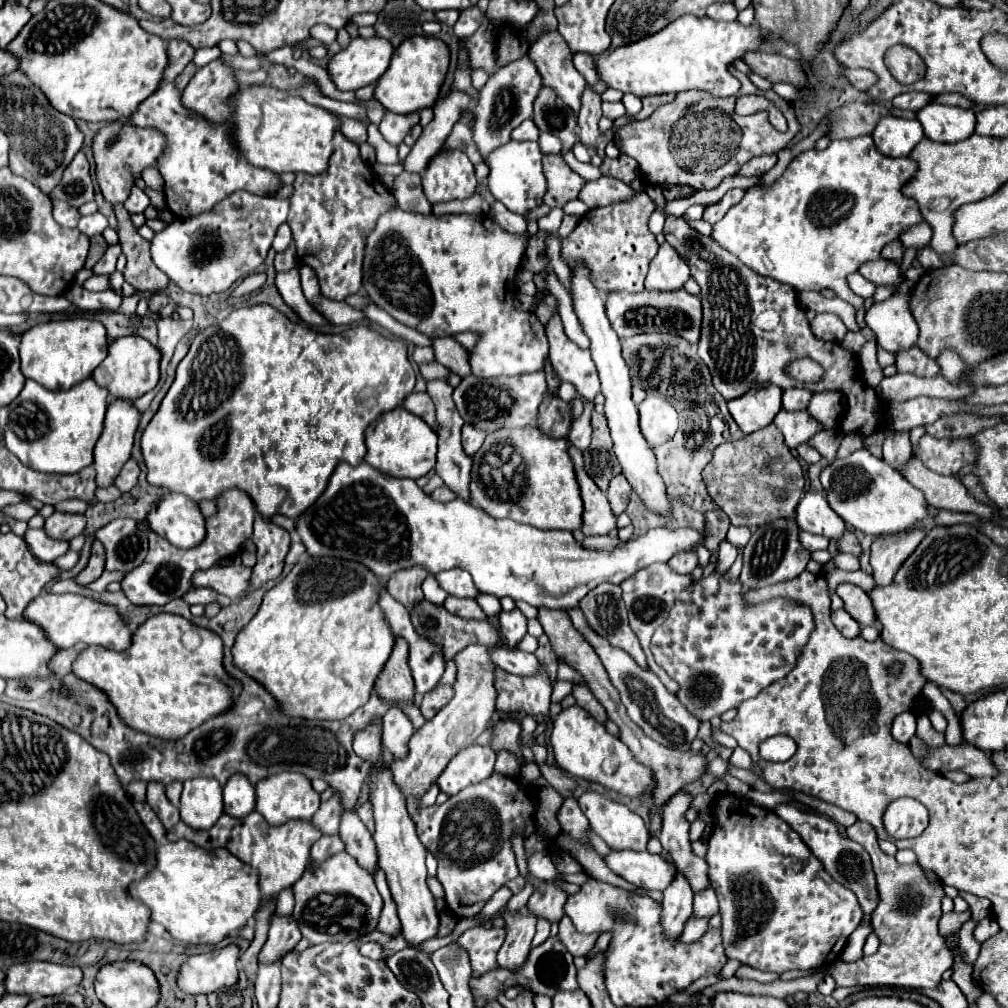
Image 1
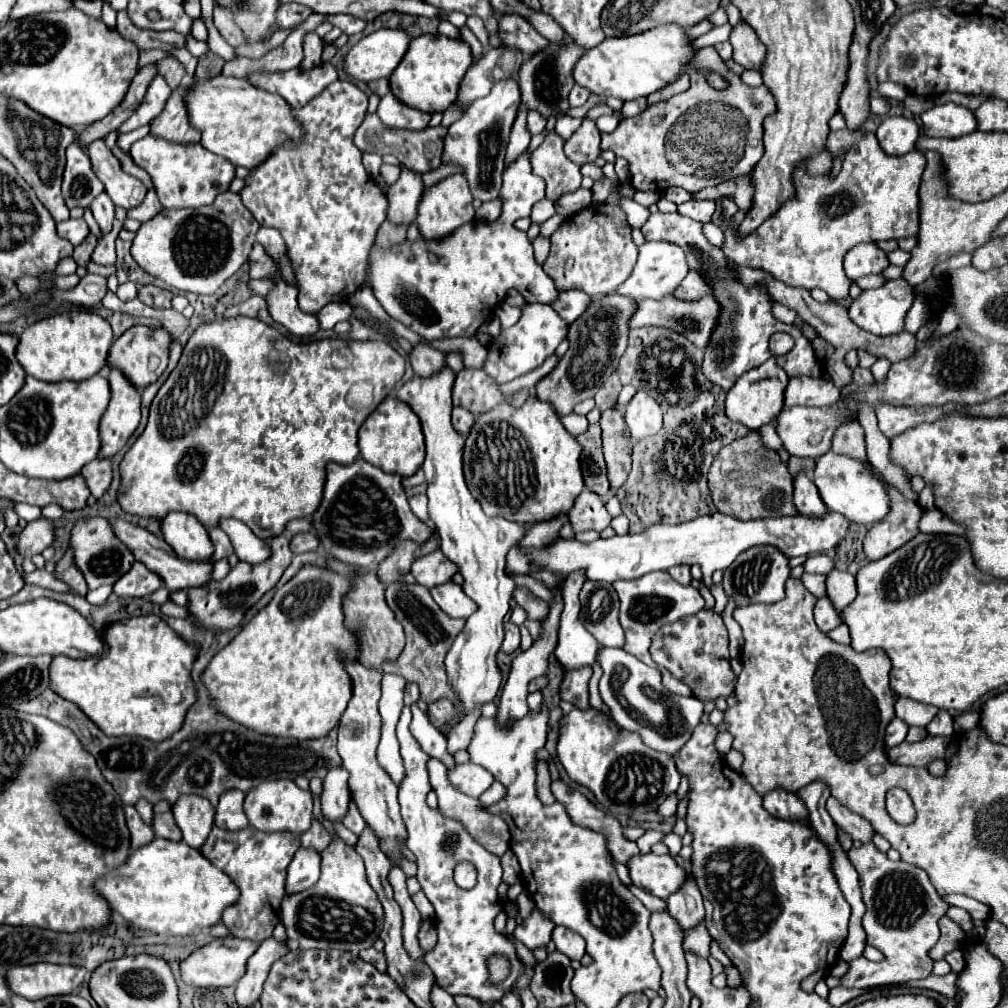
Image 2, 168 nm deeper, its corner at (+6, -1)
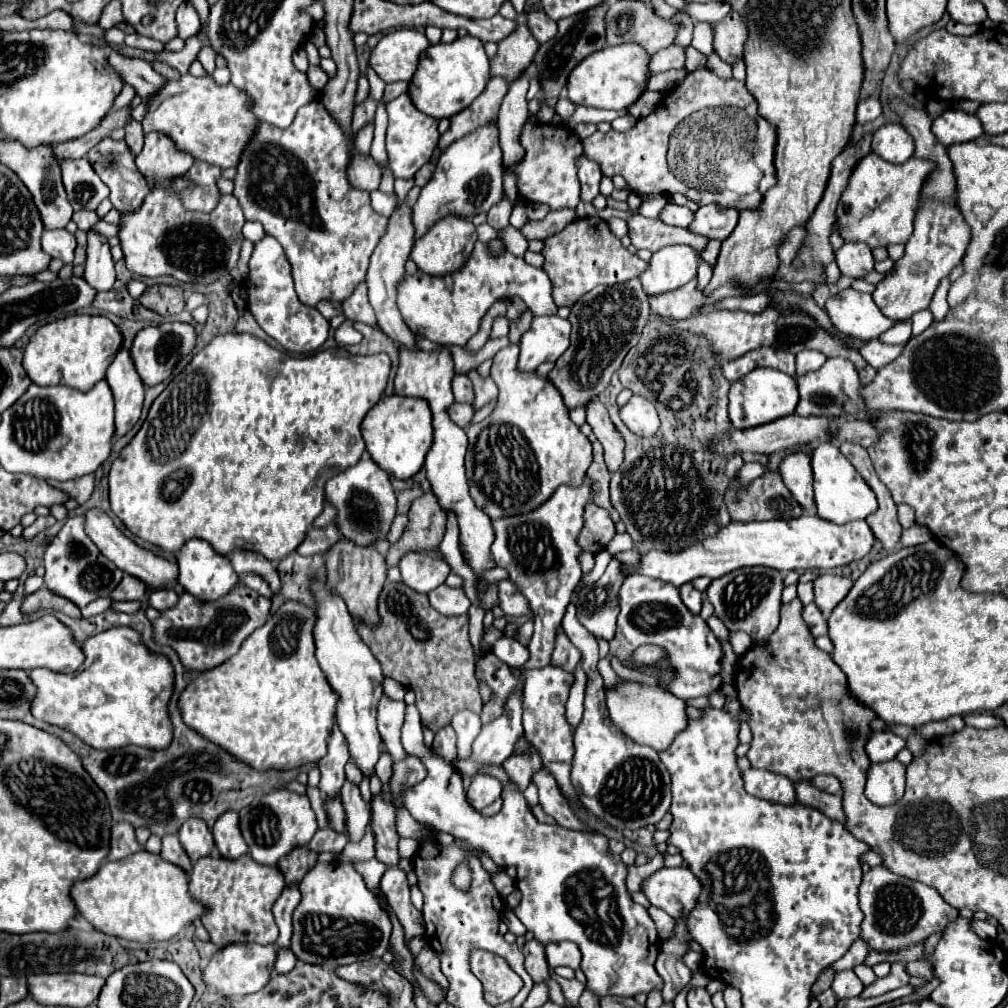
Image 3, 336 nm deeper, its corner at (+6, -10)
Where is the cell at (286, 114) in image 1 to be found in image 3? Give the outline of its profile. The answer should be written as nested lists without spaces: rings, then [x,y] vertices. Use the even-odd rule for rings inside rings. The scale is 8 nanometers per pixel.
[[[192,74],[180,76],[180,80],[168,80],[166,86],[152,98],[144,132],[166,132],[180,150],[192,154],[196,160],[204,160],[218,168],[236,168],[246,144],[258,130],[258,118],[252,112],[250,96],[232,84],[220,86],[210,76],[196,78]]]

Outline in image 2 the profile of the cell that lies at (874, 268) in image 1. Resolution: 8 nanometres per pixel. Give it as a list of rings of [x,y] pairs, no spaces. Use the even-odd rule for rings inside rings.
[[[860,243],[858,247],[852,247],[846,255],[844,255],[844,271],[848,275],[848,279],[858,279],[870,273],[882,273],[882,269],[886,269],[888,257],[884,251],[880,251],[874,243]]]

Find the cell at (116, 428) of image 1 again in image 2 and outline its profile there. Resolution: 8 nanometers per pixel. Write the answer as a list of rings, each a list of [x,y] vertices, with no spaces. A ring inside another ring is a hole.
[[[110,369],[108,373],[112,399],[110,405],[100,421],[100,435],[102,435],[102,449],[100,455],[112,457],[118,449],[122,449],[128,437],[140,423],[140,401],[142,395],[138,389],[126,381],[126,375],[118,369]]]

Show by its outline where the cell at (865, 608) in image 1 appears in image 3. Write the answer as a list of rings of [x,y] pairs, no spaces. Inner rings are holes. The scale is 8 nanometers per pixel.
[[[822,574],[814,580],[814,602],[818,604],[820,612],[828,618],[832,610],[842,602],[842,598],[848,596],[852,588],[852,580],[844,576],[832,576],[832,574]]]

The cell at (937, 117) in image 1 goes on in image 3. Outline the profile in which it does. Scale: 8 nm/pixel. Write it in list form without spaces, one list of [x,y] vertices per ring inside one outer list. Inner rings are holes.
[[[946,110],[932,122],[934,136],[944,144],[960,144],[976,140],[984,130],[976,116],[964,112],[964,110]]]

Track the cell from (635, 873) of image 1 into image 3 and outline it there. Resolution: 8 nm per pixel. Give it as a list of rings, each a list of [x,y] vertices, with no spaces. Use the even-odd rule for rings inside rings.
[[[686,866],[662,868],[642,882],[642,892],[650,904],[662,908],[672,918],[690,914],[690,910],[696,906],[700,888],[700,882]]]

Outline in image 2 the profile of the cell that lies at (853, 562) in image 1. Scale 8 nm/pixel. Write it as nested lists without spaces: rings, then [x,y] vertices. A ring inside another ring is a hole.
[[[814,555],[814,557],[808,557],[802,567],[806,573],[824,573],[826,575],[834,569],[834,561],[828,555]]]

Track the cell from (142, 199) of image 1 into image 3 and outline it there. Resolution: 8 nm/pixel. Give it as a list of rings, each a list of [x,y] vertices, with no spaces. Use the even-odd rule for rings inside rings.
[[[106,138],[102,140],[100,144],[96,144],[90,154],[88,154],[88,160],[94,168],[94,172],[100,176],[100,180],[110,188],[110,202],[116,210],[120,212],[134,212],[142,206],[144,198],[150,194],[150,186],[146,182],[146,178],[138,172],[136,164],[134,164],[134,156],[132,152],[128,150],[126,142],[116,142],[112,138]]]

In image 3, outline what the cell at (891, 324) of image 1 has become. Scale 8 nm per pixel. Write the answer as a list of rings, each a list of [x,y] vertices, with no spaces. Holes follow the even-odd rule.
[[[852,288],[830,298],[826,302],[826,312],[836,330],[860,340],[876,340],[896,324],[880,312],[872,294],[856,292]]]

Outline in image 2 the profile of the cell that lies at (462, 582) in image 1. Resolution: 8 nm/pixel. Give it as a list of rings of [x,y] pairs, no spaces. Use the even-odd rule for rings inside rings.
[[[440,549],[416,559],[410,567],[410,573],[414,575],[416,583],[424,585],[428,589],[450,581],[456,571],[458,571],[458,567],[448,557],[444,557],[444,553]]]

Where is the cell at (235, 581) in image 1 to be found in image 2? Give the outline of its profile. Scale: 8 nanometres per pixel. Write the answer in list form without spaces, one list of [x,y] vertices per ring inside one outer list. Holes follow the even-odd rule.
[[[108,519],[108,523],[114,527],[114,533],[118,535],[118,539],[122,539],[122,543],[126,543],[126,547],[130,547],[134,559],[142,565],[146,565],[150,571],[154,571],[156,575],[160,575],[160,579],[164,581],[168,591],[178,591],[178,589],[188,589],[188,587],[200,587],[206,585],[210,581],[210,573],[212,573],[212,565],[208,561],[186,561],[186,559],[178,559],[178,555],[174,553],[174,549],[162,539],[152,535],[150,531],[132,525],[124,519]]]

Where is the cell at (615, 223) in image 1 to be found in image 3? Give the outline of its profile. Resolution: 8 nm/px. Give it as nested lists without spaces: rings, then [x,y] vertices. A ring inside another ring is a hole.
[[[598,216],[578,218],[544,242],[542,254],[546,260],[542,268],[552,282],[552,296],[558,306],[574,306],[592,288],[628,282],[646,268],[646,262],[624,248],[620,238],[616,238],[610,226]]]

